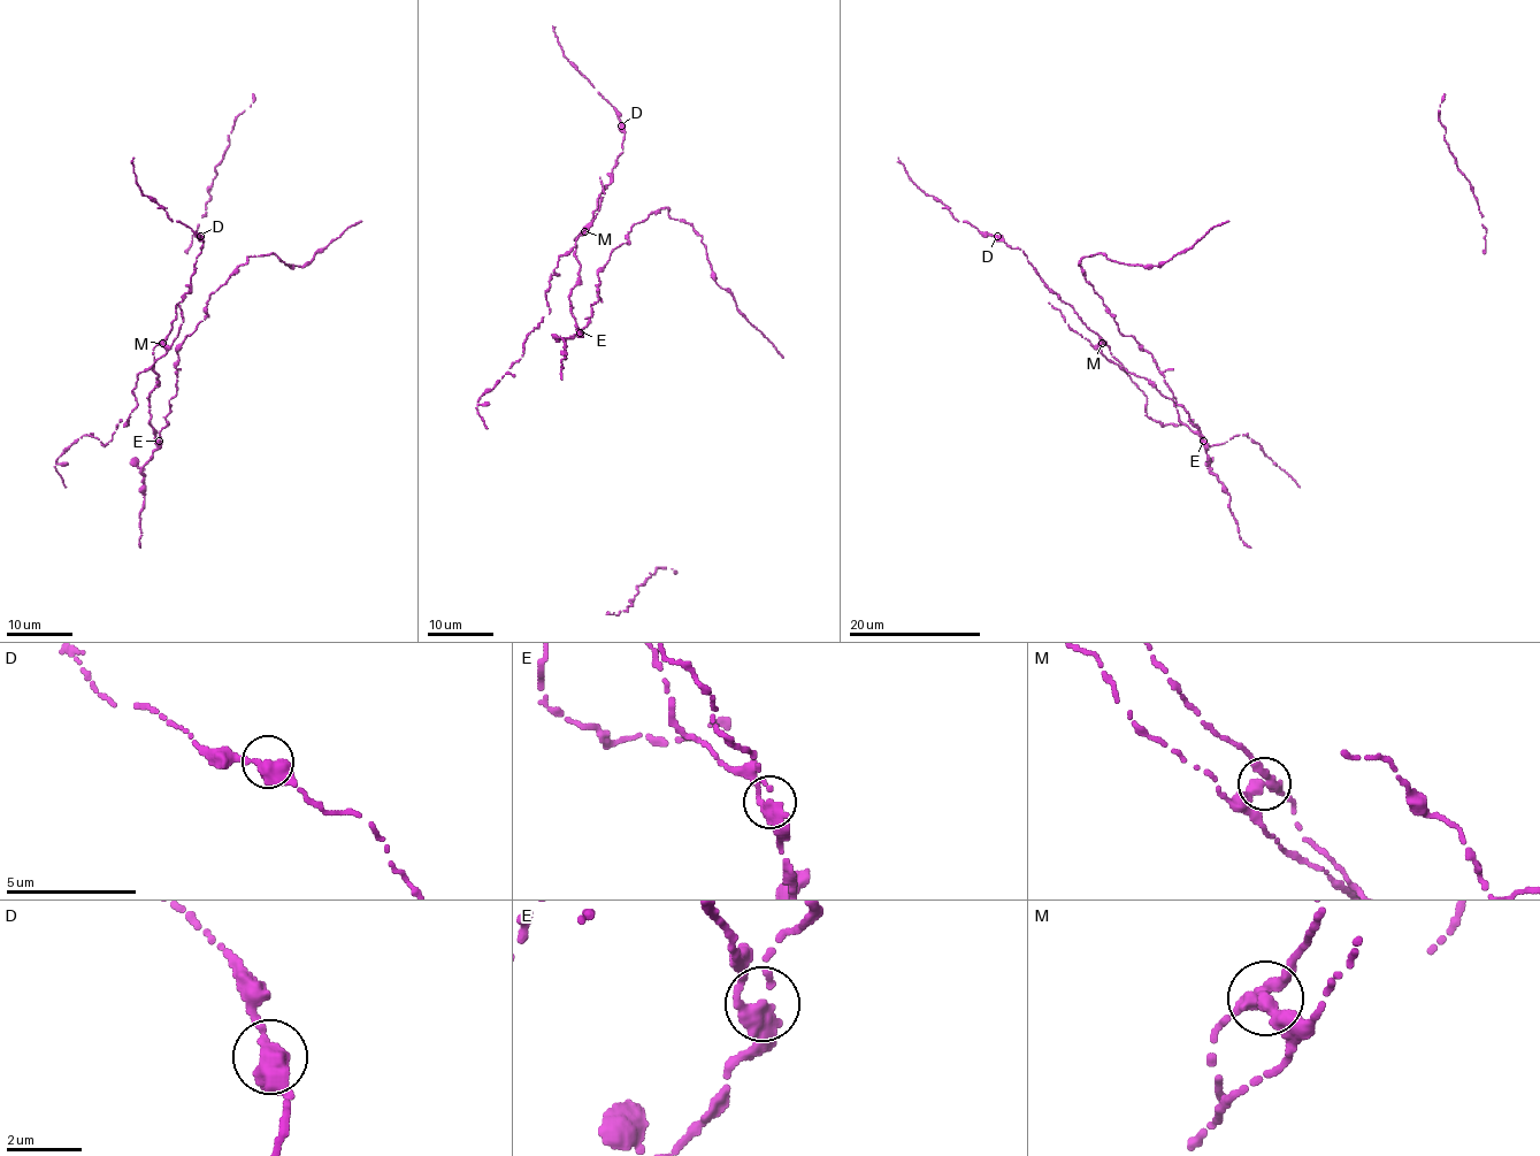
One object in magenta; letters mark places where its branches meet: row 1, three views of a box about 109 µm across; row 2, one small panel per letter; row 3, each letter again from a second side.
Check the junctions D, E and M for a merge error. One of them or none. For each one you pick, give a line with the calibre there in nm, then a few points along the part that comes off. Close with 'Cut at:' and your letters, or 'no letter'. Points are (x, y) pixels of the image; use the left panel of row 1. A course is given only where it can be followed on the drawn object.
M: Thickness 320 nm. Course of the part to remove: (162, 343), (167, 351), (137, 374), (129, 423), (121, 420), (106, 445), (83, 435), (58, 457), (66, 487)
Cut at: M

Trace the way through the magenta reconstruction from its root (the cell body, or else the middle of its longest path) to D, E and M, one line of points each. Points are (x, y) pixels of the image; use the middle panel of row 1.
D: (628, 232), (598, 273), (598, 300), (580, 329), (568, 299), (575, 239), (613, 177), (621, 125)
E: (628, 232), (628, 242), (612, 251), (598, 273), (598, 300), (590, 304), (588, 323), (575, 329), (580, 332)
M: (628, 232), (598, 273), (598, 300), (580, 329), (568, 295), (579, 281), (575, 239), (583, 231)

